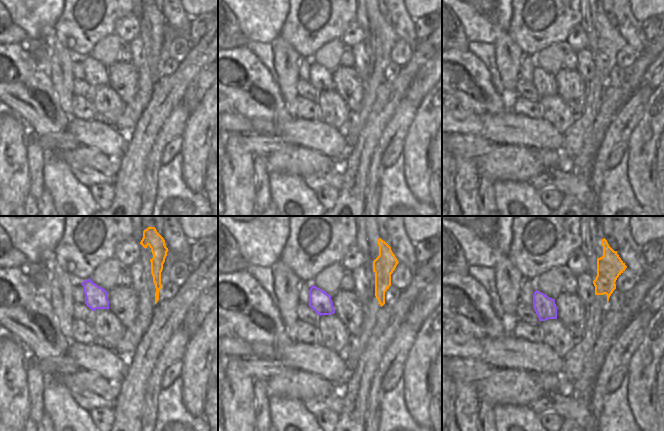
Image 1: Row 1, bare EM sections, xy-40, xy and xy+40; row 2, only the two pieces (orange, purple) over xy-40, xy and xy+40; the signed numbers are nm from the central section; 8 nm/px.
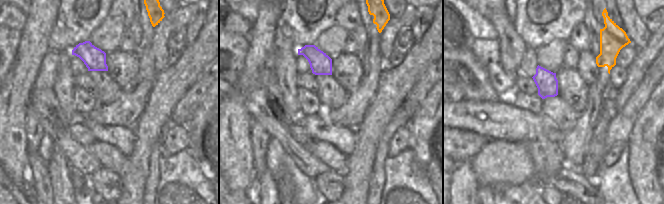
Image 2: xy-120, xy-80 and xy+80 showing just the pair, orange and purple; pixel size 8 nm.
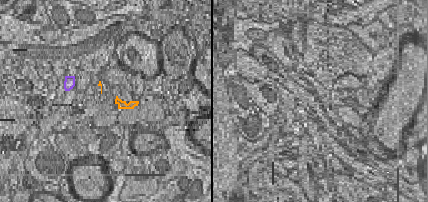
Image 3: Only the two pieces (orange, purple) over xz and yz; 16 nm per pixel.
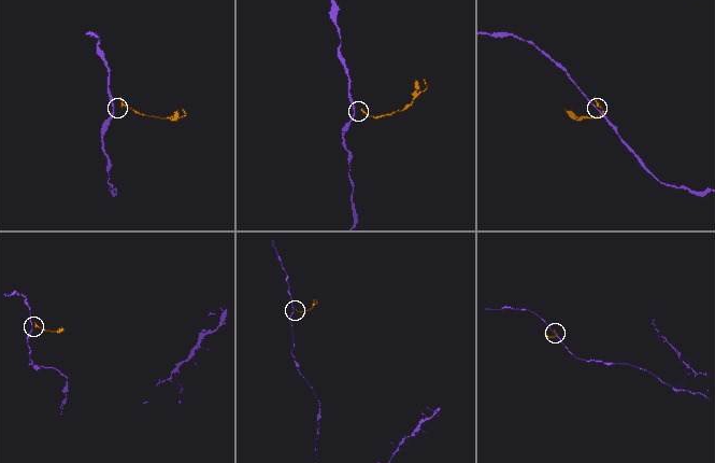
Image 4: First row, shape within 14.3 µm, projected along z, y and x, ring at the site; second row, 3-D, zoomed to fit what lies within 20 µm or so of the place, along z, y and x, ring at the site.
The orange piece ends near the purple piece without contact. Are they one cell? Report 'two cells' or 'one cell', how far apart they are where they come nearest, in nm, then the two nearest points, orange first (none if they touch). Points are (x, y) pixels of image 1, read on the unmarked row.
one cell; 320 nm apart; from orange across xy+40 (595, 70), (556, 82)

